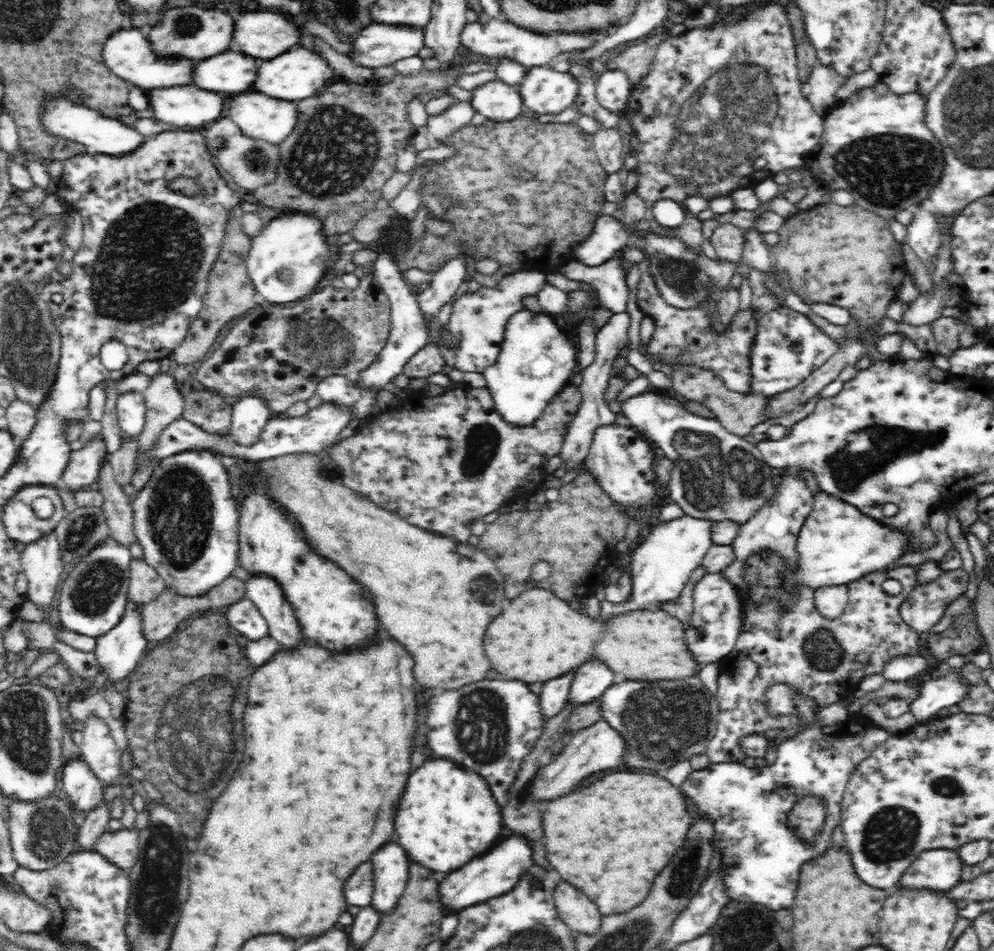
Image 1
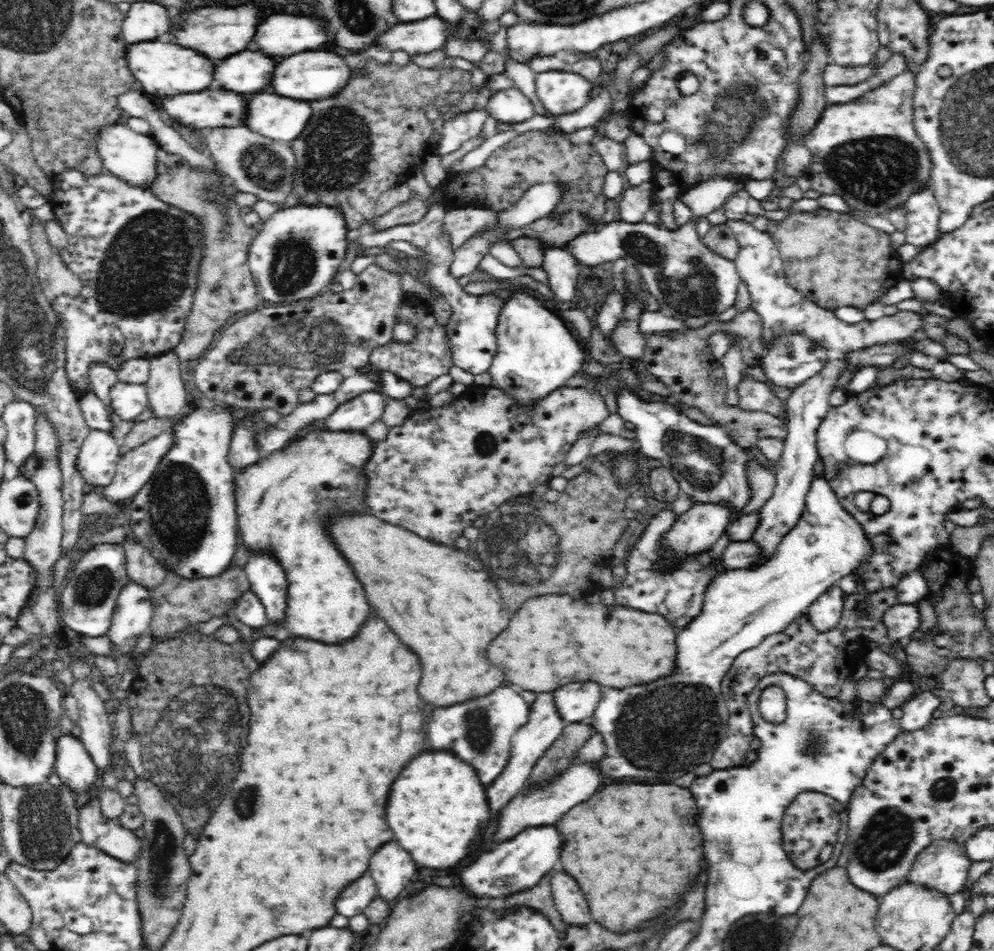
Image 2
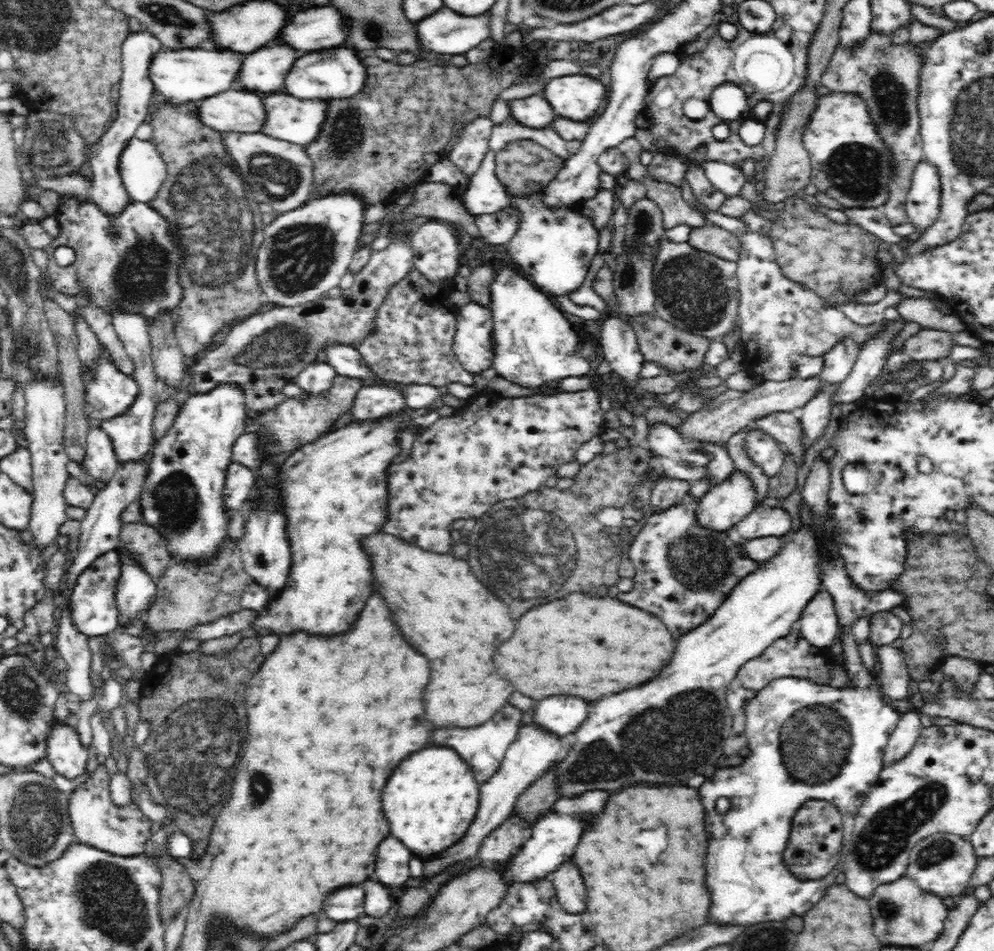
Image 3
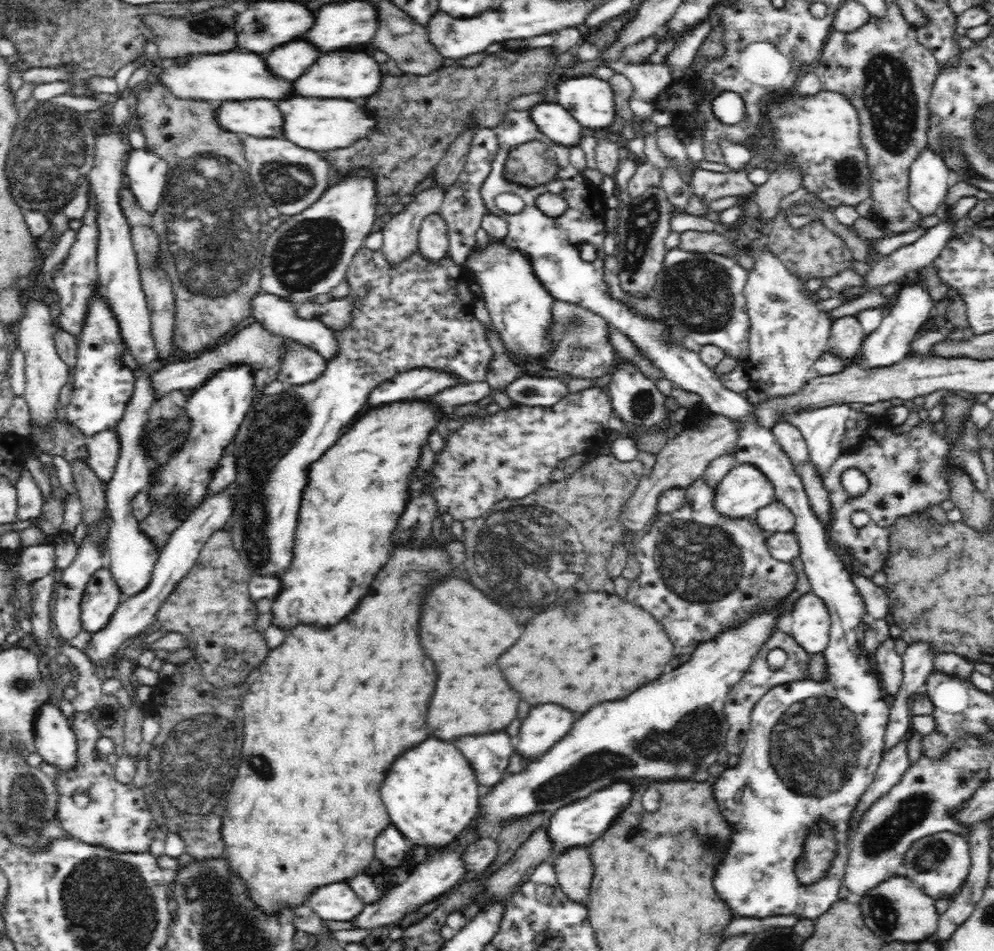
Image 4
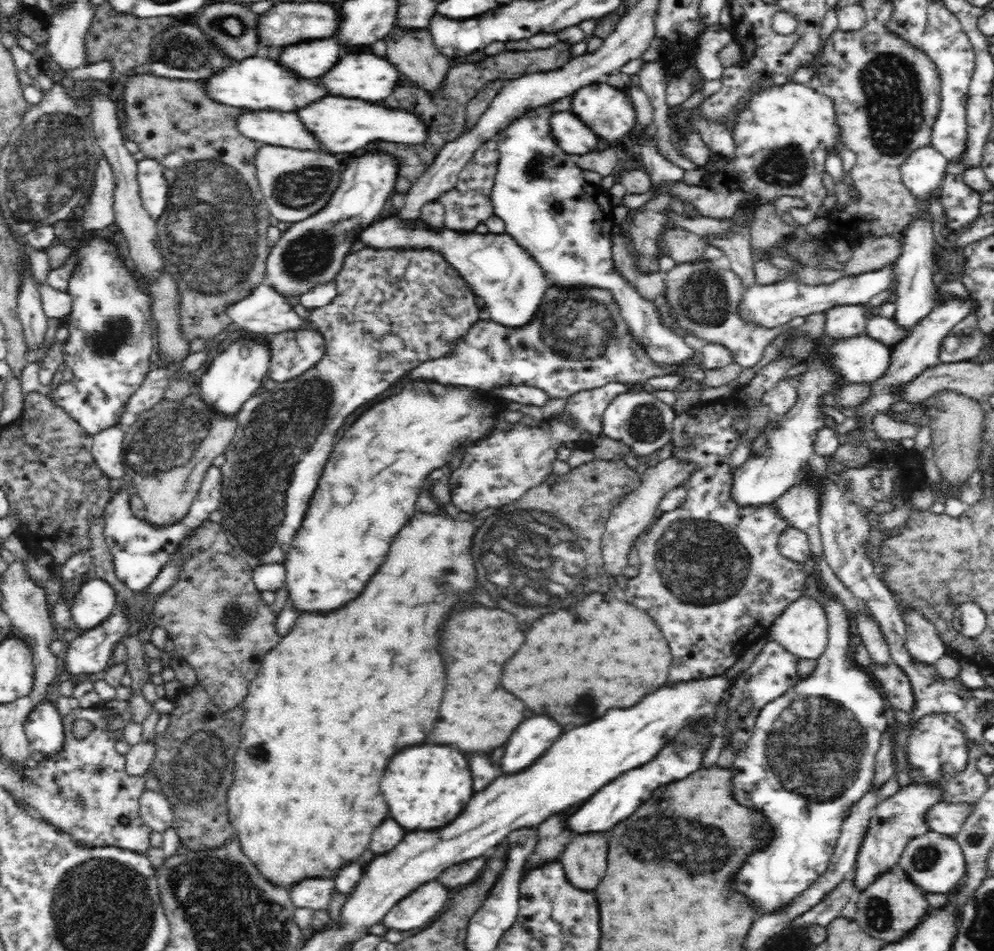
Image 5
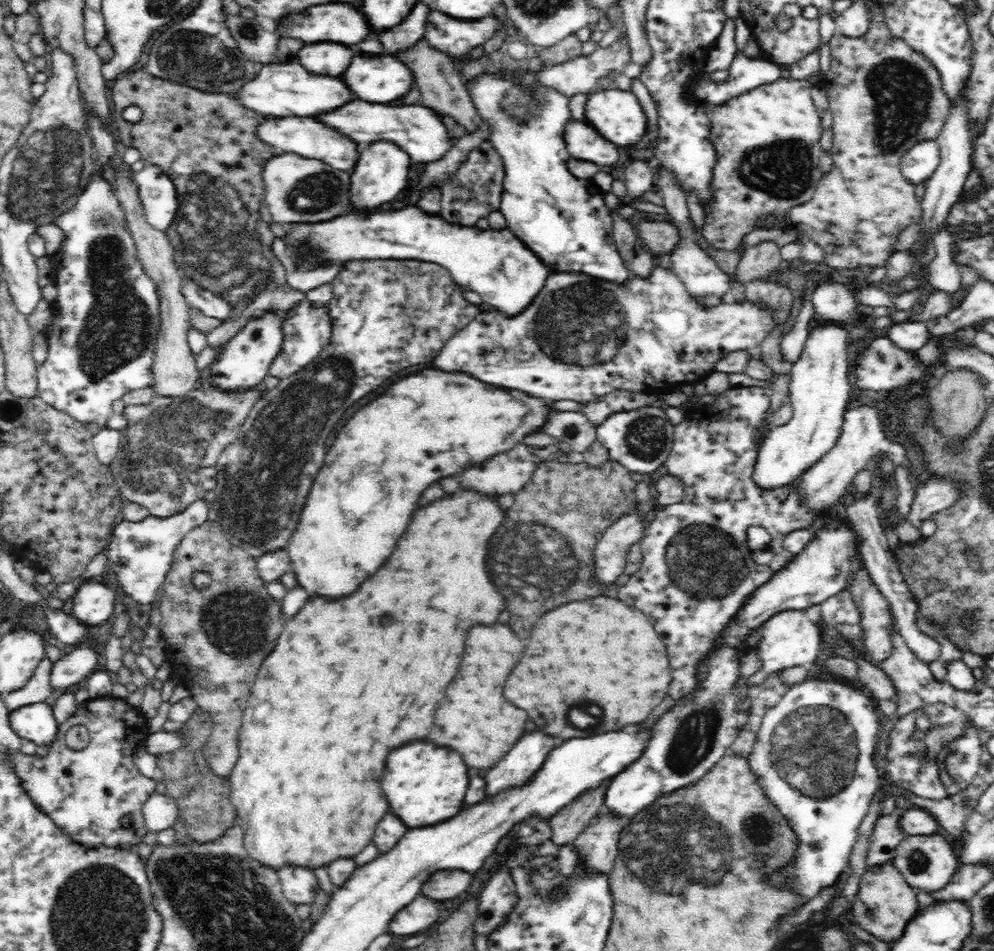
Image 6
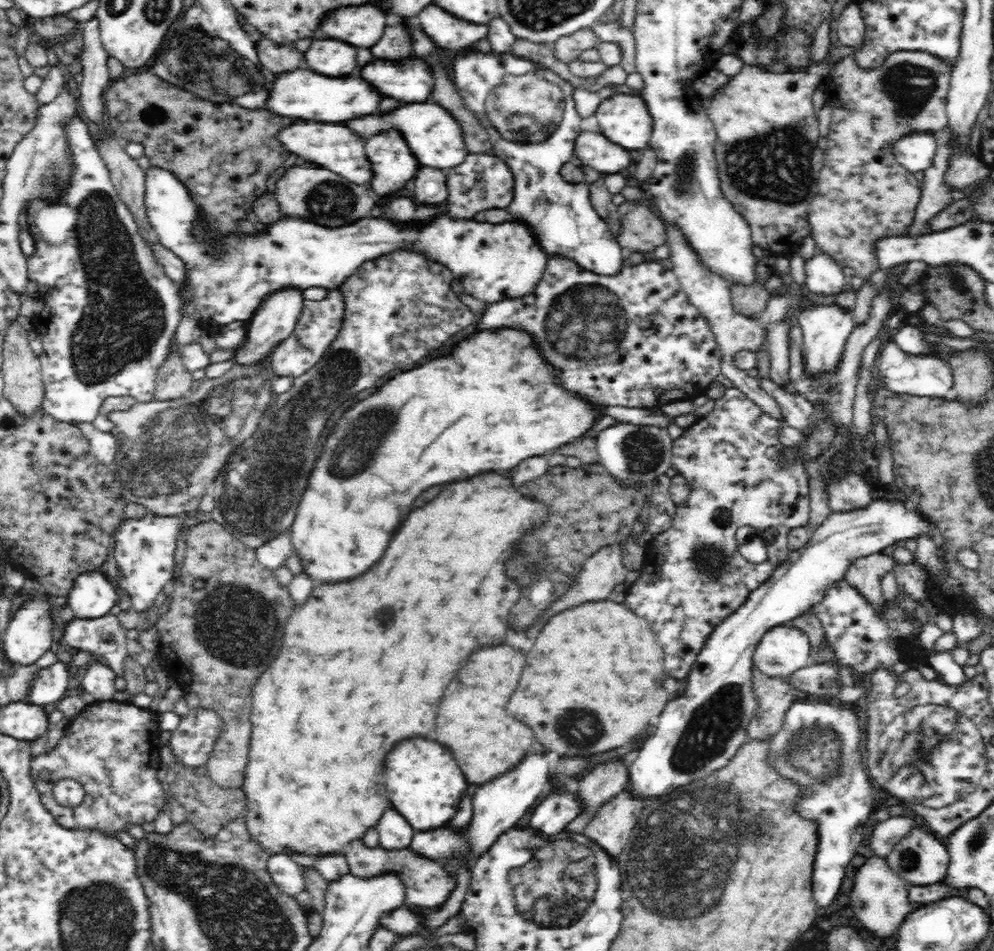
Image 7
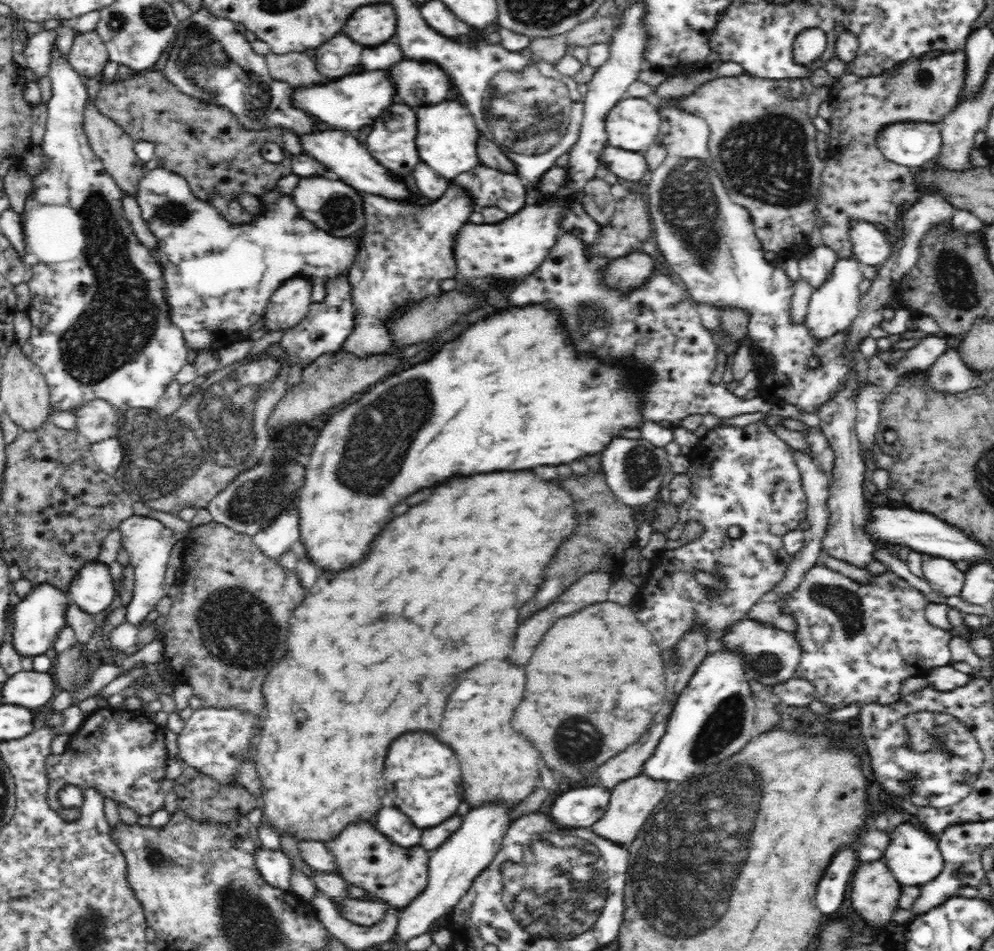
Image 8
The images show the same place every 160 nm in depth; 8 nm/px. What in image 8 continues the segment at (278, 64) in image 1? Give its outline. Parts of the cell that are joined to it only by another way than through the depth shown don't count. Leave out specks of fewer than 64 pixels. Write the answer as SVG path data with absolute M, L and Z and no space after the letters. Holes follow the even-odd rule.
M406 60L390 70L398 86L398 96L408 106L440 103L450 92L450 78L438 64Z

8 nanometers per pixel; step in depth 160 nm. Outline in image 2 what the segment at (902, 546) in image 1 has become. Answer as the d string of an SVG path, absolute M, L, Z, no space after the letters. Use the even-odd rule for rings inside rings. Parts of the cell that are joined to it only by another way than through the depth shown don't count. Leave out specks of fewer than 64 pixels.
M816 477L812 481L812 486L805 500L805 509L802 518L799 520L797 527L786 533L782 542L777 546L776 554L762 566L755 569L734 569L733 571L718 570L709 580L702 595L701 612L678 634L678 662L680 662L680 670L674 676L656 680L656 682L648 682L648 684L640 684L640 686L626 686L626 688L604 688L604 694L595 710L594 716L588 722L594 725L594 729L600 731L606 738L608 750L607 757L603 760L604 776L606 778L638 778L640 782L648 780L648 782L672 782L675 778L682 776L688 771L694 771L697 764L709 762L712 751L716 748L717 743L726 736L726 728L728 727L729 713L726 710L722 693L720 692L722 676L728 670L732 660L740 654L741 651L757 646L770 632L780 632L784 626L795 620L801 613L806 613L811 602L817 600L822 594L837 586L845 576L855 574L858 570L862 570L866 565L870 565L874 561L875 554L874 539L867 534L864 527L859 523L858 519L848 509L844 508L836 496L836 493L830 489L830 485L822 478Z

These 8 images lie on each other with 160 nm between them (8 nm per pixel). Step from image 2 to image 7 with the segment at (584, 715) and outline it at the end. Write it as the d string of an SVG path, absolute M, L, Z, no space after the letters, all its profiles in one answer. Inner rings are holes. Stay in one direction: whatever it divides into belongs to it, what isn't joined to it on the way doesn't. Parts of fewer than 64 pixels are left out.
M556 752L546 754L530 754L524 758L524 762L516 764L506 774L500 774L490 779L488 784L480 786L474 794L474 814L468 827L468 839L474 845L477 858L483 857L485 852L502 836L502 833L513 828L516 822L524 819L528 810L534 806L534 802L544 794L548 787L548 774L552 772L552 766L556 766L556 758L560 758Z

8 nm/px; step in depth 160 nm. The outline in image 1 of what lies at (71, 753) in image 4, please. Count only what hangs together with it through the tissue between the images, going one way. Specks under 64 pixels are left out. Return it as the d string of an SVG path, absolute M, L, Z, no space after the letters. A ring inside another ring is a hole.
M82 759L64 763L62 790L73 809L84 814L92 812L103 802L104 787Z

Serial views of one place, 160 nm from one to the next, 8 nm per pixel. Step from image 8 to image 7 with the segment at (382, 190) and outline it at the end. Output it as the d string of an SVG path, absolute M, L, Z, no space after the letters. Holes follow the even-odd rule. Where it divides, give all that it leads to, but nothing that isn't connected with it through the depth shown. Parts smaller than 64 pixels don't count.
M288 121L282 130L278 131L277 141L284 149L297 154L304 161L325 170L336 170L336 174L348 178L350 182L360 186L366 186L372 178L370 163L364 154L364 142L352 134L346 126L330 124L330 122L306 121L300 124Z

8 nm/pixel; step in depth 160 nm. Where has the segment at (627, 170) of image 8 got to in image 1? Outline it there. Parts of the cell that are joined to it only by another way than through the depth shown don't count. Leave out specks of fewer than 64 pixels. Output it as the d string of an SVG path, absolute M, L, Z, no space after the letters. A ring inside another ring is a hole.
M503 79L484 82L470 92L472 96L469 106L490 121L510 121L522 113L523 104L516 86L504 82Z

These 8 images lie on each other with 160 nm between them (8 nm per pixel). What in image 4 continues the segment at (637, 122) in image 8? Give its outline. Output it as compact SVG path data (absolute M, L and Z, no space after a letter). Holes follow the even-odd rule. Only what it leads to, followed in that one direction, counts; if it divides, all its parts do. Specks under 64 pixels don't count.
M593 75L570 77L557 86L558 105L587 131L615 125L614 92L608 81Z

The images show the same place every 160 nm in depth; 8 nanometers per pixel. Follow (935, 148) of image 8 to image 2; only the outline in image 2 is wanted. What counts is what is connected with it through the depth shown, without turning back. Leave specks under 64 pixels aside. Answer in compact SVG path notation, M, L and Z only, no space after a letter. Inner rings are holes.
M928 188L912 195L902 206L906 211L906 240L922 250L932 247L942 236L940 209Z

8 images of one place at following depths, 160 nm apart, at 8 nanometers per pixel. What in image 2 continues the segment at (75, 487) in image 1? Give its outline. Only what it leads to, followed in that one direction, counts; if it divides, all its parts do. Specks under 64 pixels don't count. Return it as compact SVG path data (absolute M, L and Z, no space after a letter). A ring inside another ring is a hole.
M91 430L76 454L76 471L89 488L108 486L115 477L119 461L116 439L108 431Z

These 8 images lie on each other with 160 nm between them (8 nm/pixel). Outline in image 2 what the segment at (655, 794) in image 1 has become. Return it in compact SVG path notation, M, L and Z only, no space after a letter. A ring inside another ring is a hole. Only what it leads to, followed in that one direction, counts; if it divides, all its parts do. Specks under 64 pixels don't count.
M616 782L604 786L586 802L572 806L572 810L568 810L554 824L556 832L562 836L560 854L557 854L560 856L560 864L564 872L580 884L594 921L602 922L612 930L636 926L640 918L650 918L656 914L656 910L660 910L660 906L672 904L672 900L676 900L678 892L684 888L684 882L688 882L688 876L698 872L698 862L702 858L702 836L696 824L696 804L688 792L688 788L672 782Z

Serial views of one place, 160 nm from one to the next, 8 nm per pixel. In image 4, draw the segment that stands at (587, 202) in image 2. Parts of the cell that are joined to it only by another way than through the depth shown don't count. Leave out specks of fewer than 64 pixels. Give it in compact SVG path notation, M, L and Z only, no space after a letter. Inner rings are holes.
M533 140L509 151L504 177L527 187L547 185L556 181L559 172L556 156L545 143Z

